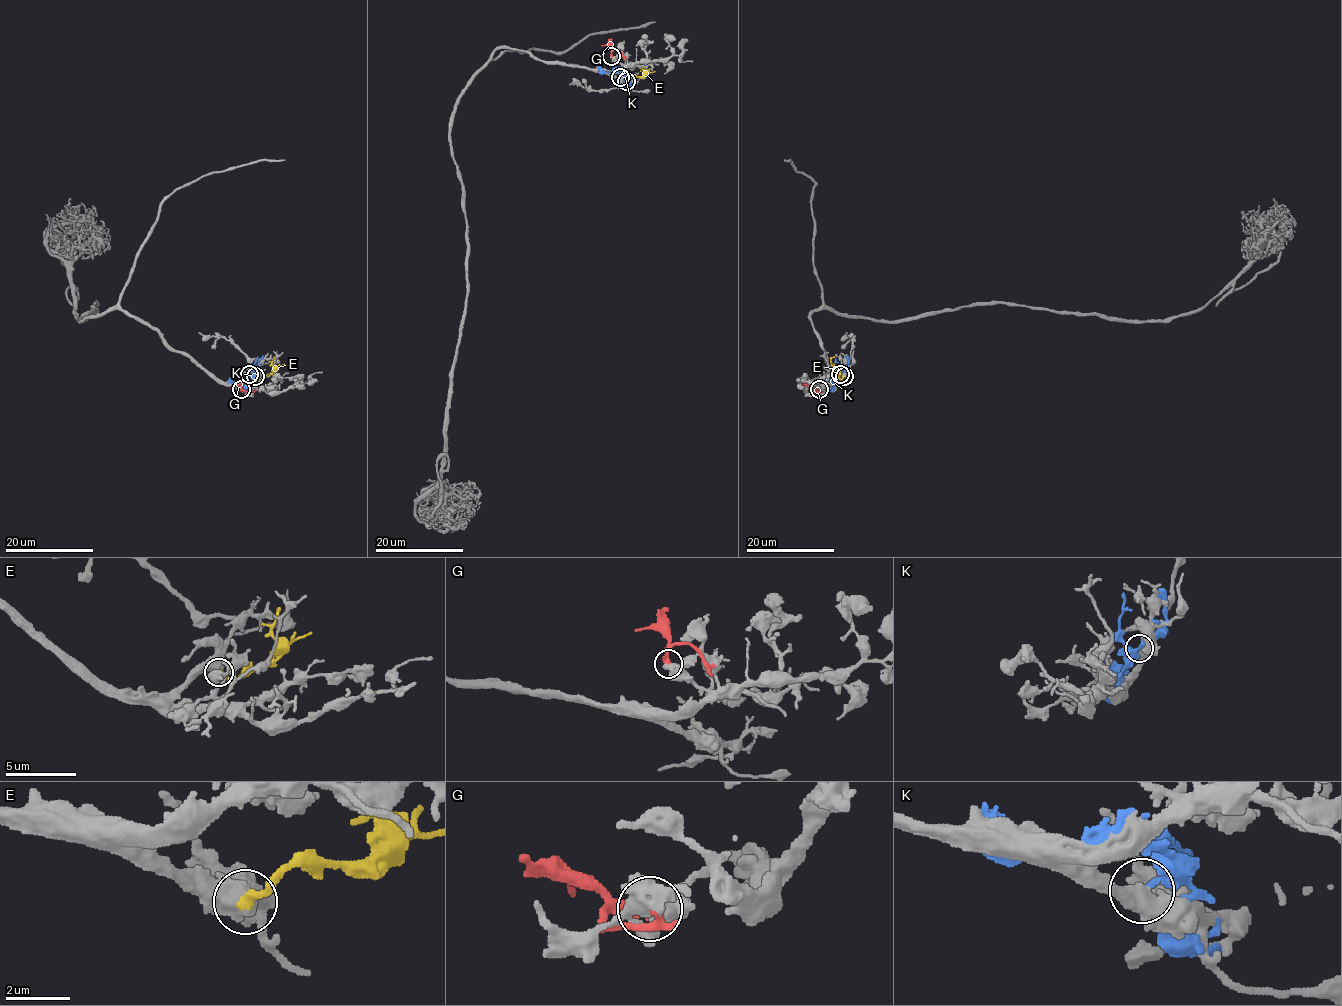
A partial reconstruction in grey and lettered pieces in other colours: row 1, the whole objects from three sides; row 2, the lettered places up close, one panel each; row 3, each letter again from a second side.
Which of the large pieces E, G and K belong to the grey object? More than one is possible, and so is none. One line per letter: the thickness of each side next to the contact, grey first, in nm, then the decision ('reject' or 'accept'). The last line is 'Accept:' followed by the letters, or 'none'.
E: calibres 550 and 260 nm; accept
G: calibres 480 and 320 nm; reject
K: calibres 550 and 190 nm; reject
Accept: E

